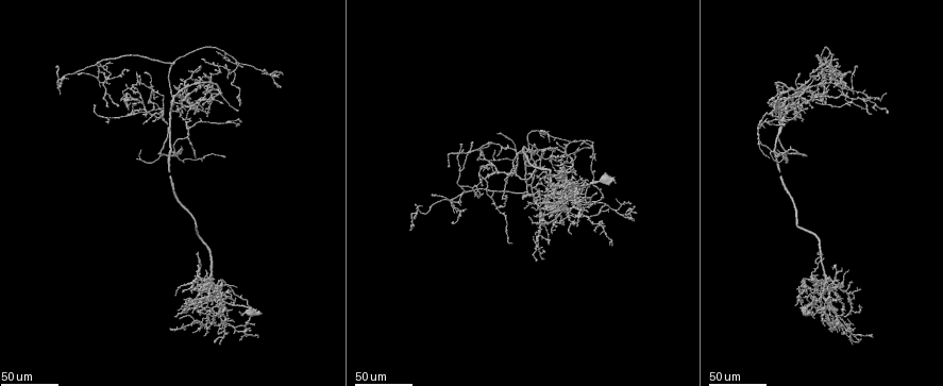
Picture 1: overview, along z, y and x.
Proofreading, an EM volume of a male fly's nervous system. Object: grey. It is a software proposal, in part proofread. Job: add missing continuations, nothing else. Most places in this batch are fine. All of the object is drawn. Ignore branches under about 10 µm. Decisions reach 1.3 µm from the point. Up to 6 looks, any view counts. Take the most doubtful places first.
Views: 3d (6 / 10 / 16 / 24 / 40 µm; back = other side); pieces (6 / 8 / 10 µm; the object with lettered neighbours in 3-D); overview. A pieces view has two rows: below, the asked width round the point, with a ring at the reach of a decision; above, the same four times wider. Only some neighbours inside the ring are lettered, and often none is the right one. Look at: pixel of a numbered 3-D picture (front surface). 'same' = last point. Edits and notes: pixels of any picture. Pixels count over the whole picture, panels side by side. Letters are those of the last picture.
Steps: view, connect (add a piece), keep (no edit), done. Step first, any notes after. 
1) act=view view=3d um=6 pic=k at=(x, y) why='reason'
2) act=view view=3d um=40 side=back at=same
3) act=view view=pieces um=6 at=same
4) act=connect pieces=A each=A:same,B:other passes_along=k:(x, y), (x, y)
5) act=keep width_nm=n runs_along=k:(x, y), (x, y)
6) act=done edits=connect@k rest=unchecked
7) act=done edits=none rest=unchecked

act=view view=3d um=40 pic=1 at=(839, 330) why='branch stops here'

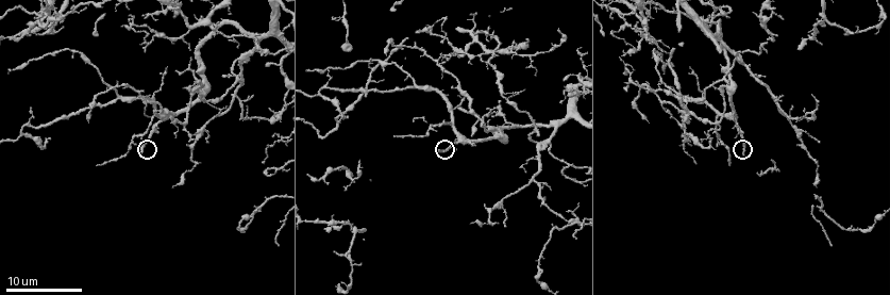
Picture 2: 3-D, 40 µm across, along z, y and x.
act=view view=pieces um=8 pic=2 at=(742, 154)

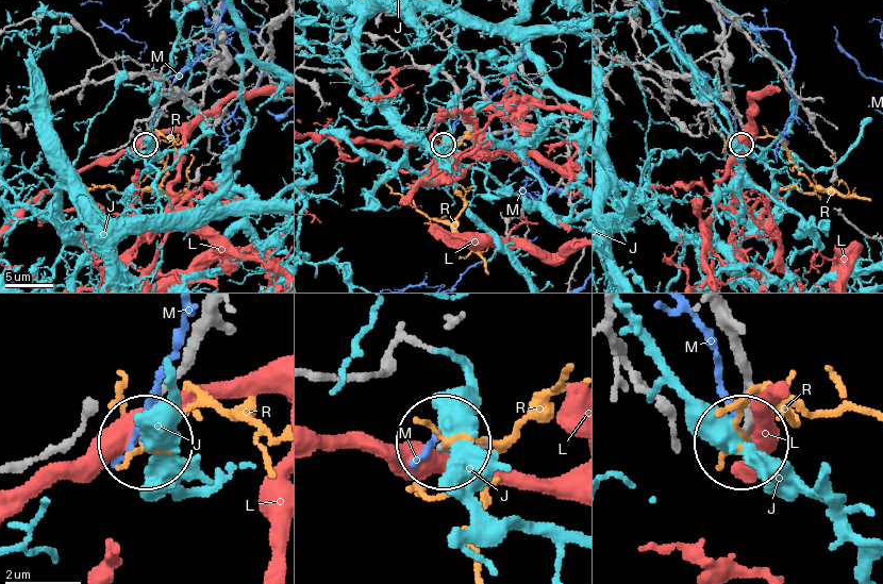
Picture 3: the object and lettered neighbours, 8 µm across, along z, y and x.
act=keep each=J:other,L:other,M:other,R:other found='none of them fits'

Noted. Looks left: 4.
act=view view=3d um=40 pic=1 at=(225, 157) why='end of a long branch'

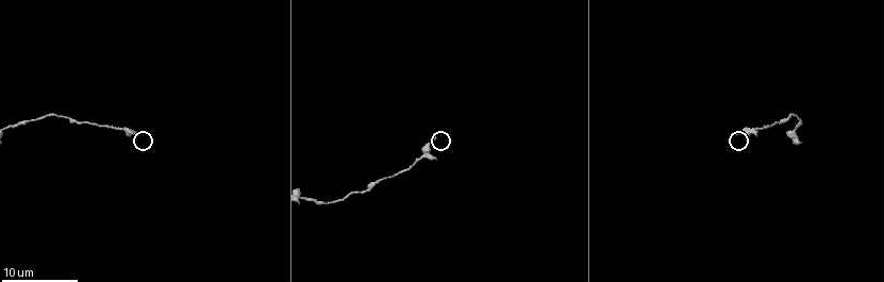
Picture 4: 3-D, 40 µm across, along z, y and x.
act=view view=pieces um=6 pic=4 at=(734, 135) why='what lies round it'

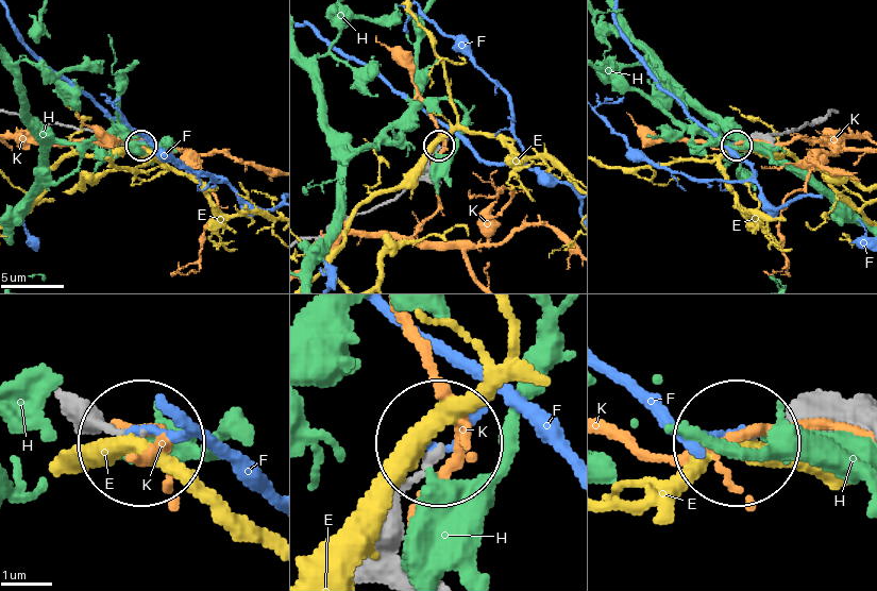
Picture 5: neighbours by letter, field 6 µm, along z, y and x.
act=keep each=E:other,F:other,H:other,K:other runs_along=5:(78, 395), (137, 429) found='no lettered piece goes on from it'

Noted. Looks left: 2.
act=view view=3d um=24 pic=1 at=(528, 196) why='long arm stops here'

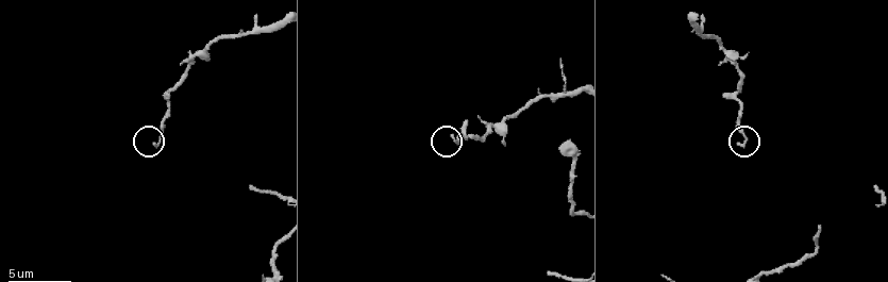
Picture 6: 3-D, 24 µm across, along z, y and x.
act=view view=pieces um=6 pic=6 at=(738, 144)

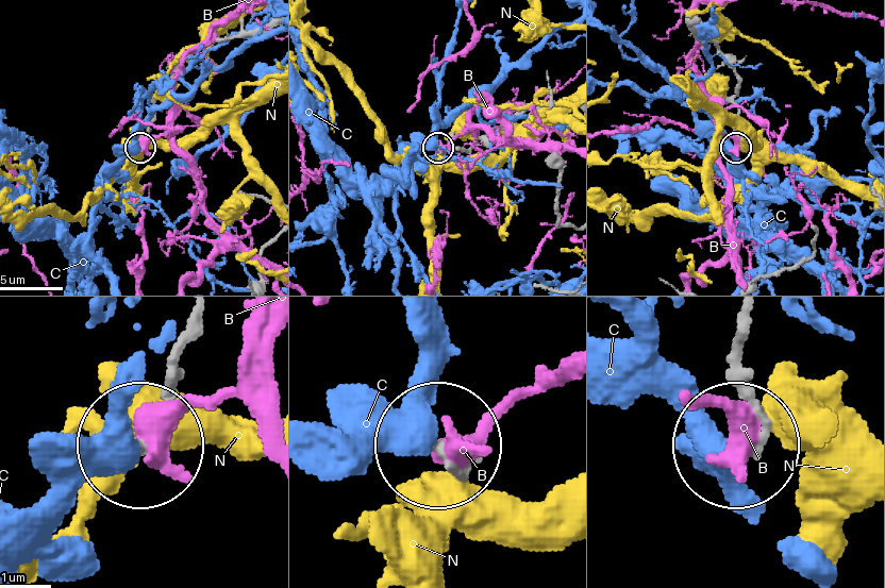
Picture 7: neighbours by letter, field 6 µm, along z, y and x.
act=keep each=B:other,C:other,N:other runs_along=7:(190, 317), (161, 432), (144, 444) found='none of them fits'

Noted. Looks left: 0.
act=done edits=none rest=unchecked

